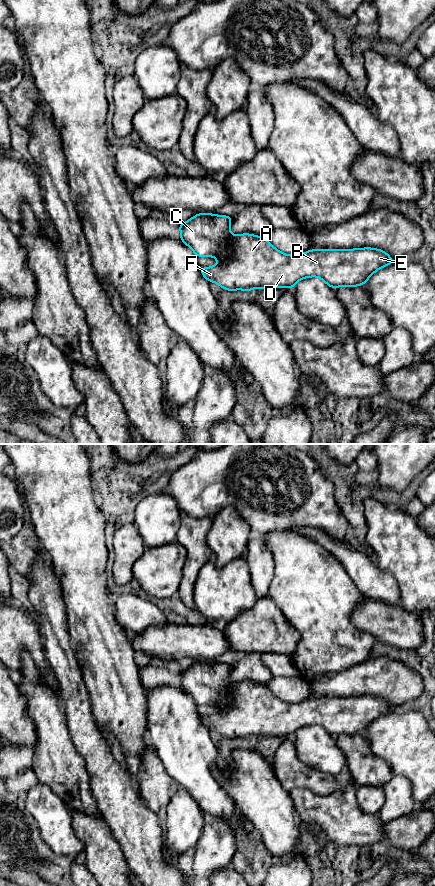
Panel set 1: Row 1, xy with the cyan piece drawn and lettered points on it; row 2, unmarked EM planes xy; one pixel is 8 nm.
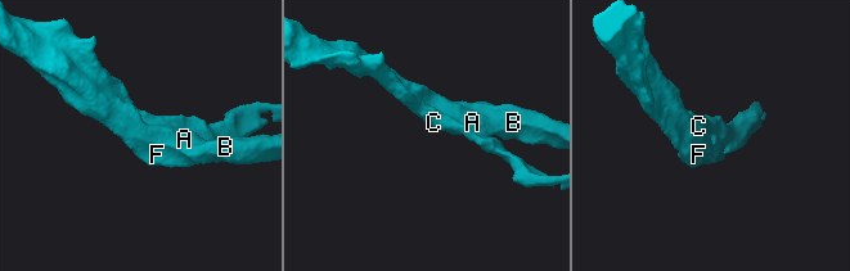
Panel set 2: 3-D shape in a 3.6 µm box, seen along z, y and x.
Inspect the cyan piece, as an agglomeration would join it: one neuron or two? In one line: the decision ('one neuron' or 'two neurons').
one neuron

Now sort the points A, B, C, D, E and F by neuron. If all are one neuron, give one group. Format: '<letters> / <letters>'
A B C D E F

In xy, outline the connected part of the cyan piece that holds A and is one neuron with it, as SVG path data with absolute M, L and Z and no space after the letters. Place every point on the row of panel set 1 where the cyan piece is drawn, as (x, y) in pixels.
M198 213L188 221L179 224L180 240L190 247L197 257L209 256L216 258L218 263L211 267L200 268L207 281L216 283L228 291L266 288L294 288L295 284L310 277L319 277L329 287L337 289L340 286L356 287L364 285L379 269L395 262L388 253L376 248L355 249L312 249L299 255L288 255L277 250L267 239L249 233L234 235L230 231L233 217L211 213Z

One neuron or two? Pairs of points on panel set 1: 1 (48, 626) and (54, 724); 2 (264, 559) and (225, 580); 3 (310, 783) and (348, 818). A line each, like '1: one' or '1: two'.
1: one
2: two
3: two

